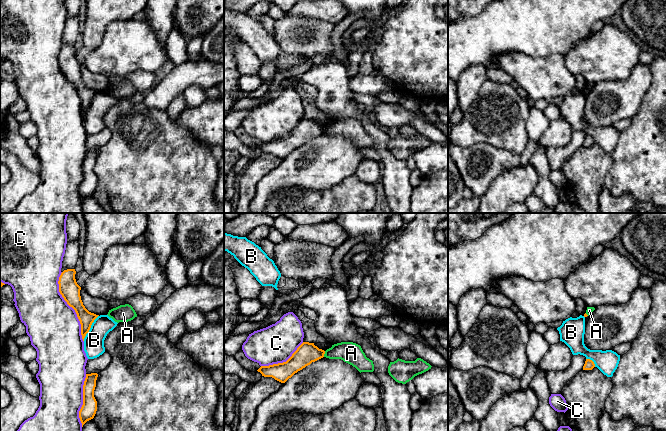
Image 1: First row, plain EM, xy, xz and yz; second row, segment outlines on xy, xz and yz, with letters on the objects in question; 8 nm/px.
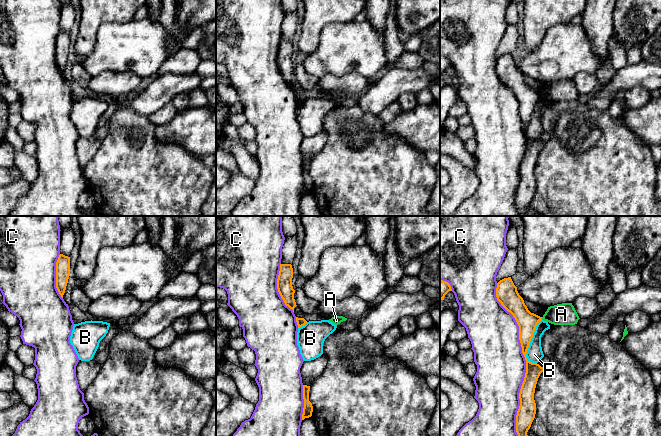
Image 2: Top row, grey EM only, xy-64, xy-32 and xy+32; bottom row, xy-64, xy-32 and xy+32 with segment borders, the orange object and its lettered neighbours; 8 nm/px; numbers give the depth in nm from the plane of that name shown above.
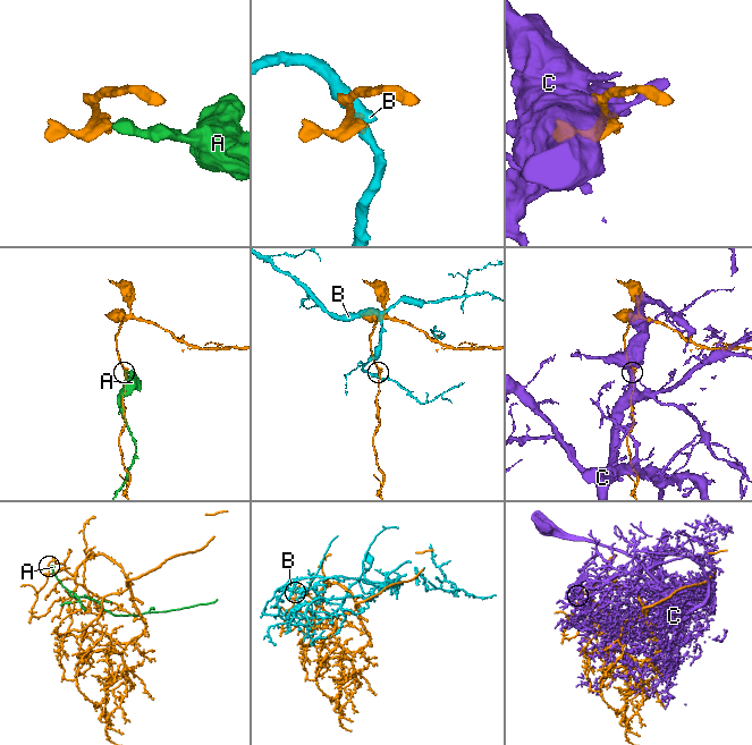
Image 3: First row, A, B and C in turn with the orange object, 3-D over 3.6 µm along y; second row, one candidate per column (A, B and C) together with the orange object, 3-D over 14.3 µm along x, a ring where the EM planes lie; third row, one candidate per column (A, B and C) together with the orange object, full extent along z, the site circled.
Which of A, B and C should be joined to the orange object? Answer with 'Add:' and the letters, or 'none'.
Add: none

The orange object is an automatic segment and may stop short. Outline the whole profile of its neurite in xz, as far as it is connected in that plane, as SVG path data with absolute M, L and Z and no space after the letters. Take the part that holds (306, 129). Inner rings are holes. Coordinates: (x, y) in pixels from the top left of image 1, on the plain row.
M303 118L286 138L261 142L257 147L264 153L272 153L285 159L298 147L323 134L324 130L325 127L319 125L314 119Z

